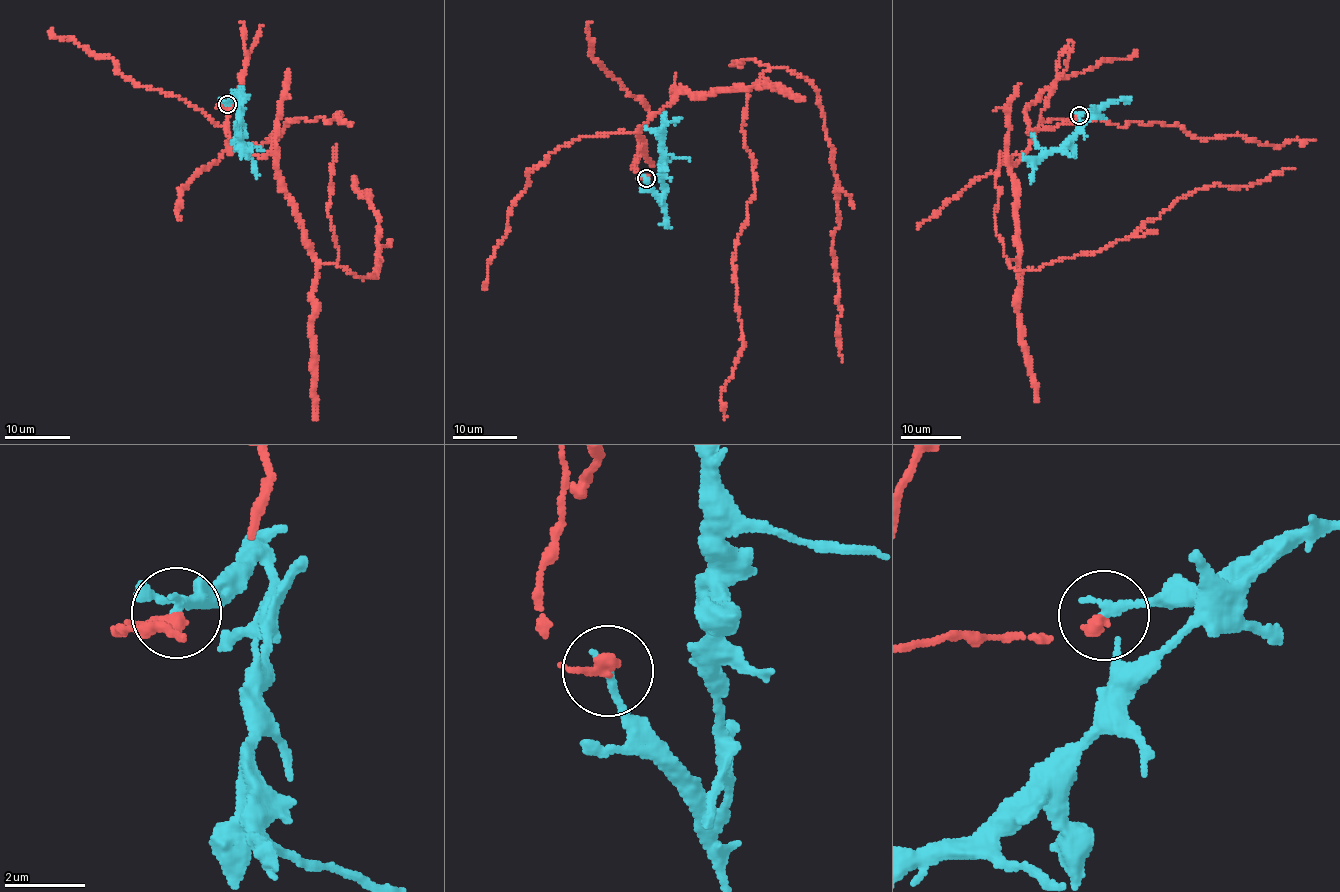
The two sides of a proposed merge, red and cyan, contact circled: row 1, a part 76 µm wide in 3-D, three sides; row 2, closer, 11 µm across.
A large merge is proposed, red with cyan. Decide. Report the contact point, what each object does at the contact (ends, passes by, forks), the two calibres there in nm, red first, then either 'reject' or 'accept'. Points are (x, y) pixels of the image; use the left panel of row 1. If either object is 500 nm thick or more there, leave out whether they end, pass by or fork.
(227, 104) | red ends | cyan ends | 320/240 nm | reject

